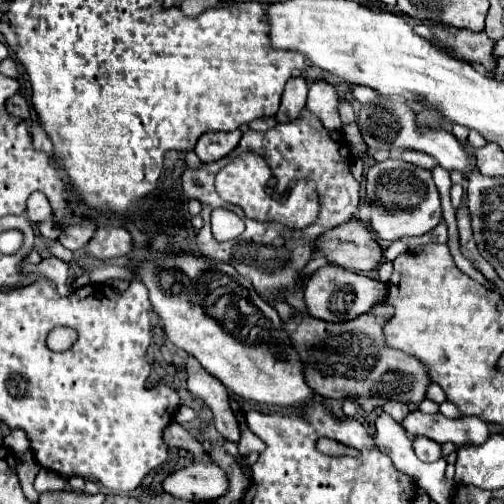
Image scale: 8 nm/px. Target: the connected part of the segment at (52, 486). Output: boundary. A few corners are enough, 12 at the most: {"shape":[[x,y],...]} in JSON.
{"shape":[[39,470],[37,492],[63,490],[67,480],[51,470]]}

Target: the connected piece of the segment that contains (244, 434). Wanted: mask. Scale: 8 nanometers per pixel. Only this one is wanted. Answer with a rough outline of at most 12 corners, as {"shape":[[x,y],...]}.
{"shape":[[241,428],[239,452],[263,452],[265,442],[249,428]]}

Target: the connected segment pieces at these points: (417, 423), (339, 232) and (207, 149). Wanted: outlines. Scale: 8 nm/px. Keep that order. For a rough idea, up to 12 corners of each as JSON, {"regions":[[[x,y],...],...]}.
{"regions":[[[411,412],[403,422],[407,436],[437,444],[483,444],[487,424],[473,416],[451,420]],[[357,220],[325,230],[315,248],[329,264],[375,270],[383,252]],[[241,130],[207,132],[197,140],[201,162],[233,152]]]}

